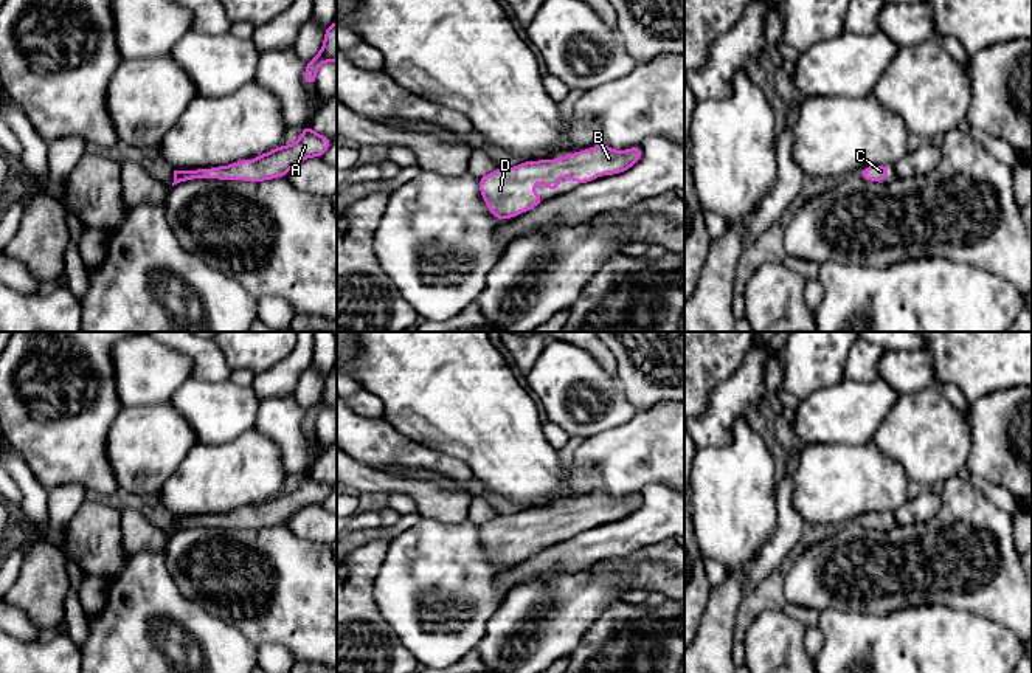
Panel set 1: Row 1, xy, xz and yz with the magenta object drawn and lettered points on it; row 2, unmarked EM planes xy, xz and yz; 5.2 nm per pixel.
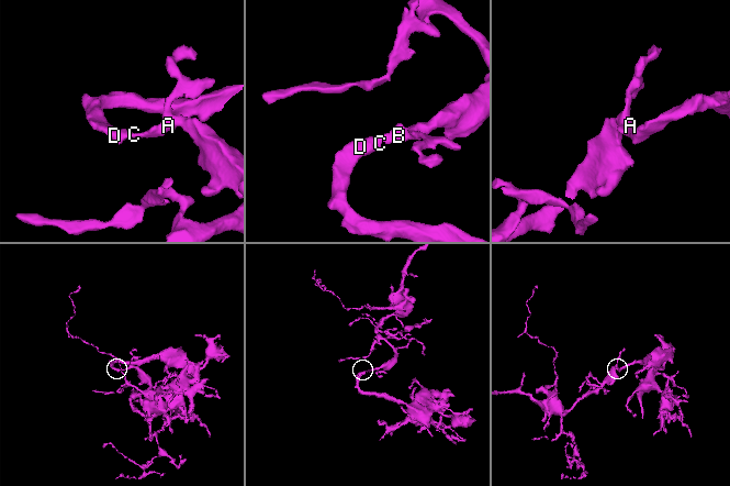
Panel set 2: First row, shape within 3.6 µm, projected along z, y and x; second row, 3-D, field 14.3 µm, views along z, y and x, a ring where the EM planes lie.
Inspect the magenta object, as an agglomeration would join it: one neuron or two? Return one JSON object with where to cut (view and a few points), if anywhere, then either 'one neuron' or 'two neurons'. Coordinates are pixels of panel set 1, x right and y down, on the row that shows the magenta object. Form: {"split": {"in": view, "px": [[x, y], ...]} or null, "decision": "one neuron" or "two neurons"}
{"split": null, "decision": "one neuron"}

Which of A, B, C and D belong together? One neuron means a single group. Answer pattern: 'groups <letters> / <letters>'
groups A B C D

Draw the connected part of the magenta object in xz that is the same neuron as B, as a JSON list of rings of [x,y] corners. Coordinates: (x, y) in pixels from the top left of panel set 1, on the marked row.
[[[599,144],[557,160],[525,161],[517,167],[497,169],[480,178],[484,203],[495,219],[512,219],[543,202],[534,194],[534,185],[543,181],[548,189],[557,191],[565,177],[576,183],[591,181],[602,174],[621,174],[641,160],[642,149],[630,147],[622,152]]]

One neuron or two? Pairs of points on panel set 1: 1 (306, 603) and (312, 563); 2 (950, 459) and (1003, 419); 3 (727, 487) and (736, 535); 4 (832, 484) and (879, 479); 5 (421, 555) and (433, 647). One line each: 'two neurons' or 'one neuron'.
1: one neuron
2: two neurons
3: one neuron
4: one neuron
5: one neuron

